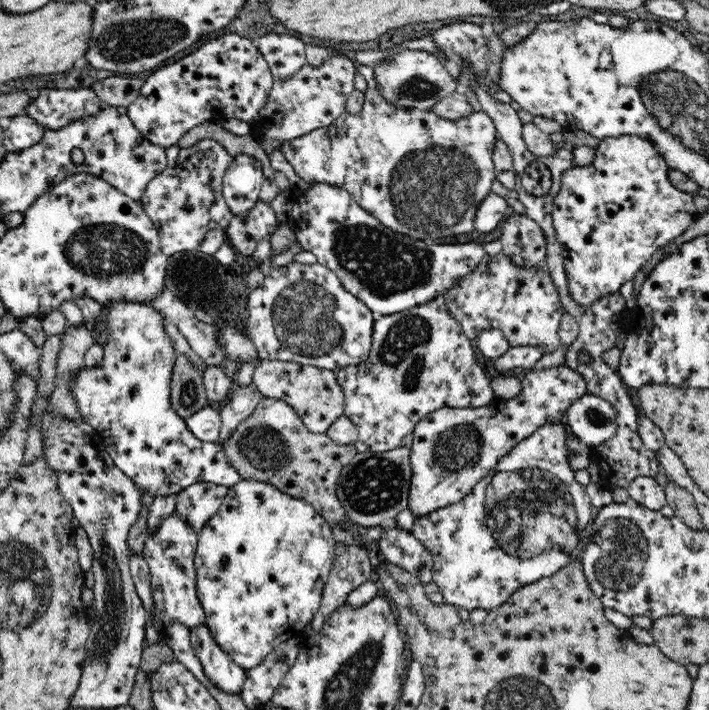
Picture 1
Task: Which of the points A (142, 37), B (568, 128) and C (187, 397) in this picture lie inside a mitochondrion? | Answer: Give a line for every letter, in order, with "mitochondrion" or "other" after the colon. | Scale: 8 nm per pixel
A: mitochondrion
B: other
C: mitochondrion

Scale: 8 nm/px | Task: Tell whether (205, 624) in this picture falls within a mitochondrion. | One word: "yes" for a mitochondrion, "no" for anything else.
no

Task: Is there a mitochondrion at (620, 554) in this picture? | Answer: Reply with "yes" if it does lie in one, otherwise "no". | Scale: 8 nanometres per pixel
yes

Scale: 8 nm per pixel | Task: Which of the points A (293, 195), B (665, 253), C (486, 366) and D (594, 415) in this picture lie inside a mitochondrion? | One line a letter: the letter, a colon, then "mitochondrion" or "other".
A: other
B: other
C: other
D: mitochondrion

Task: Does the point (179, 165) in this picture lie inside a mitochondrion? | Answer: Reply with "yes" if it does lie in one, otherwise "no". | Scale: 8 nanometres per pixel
no

